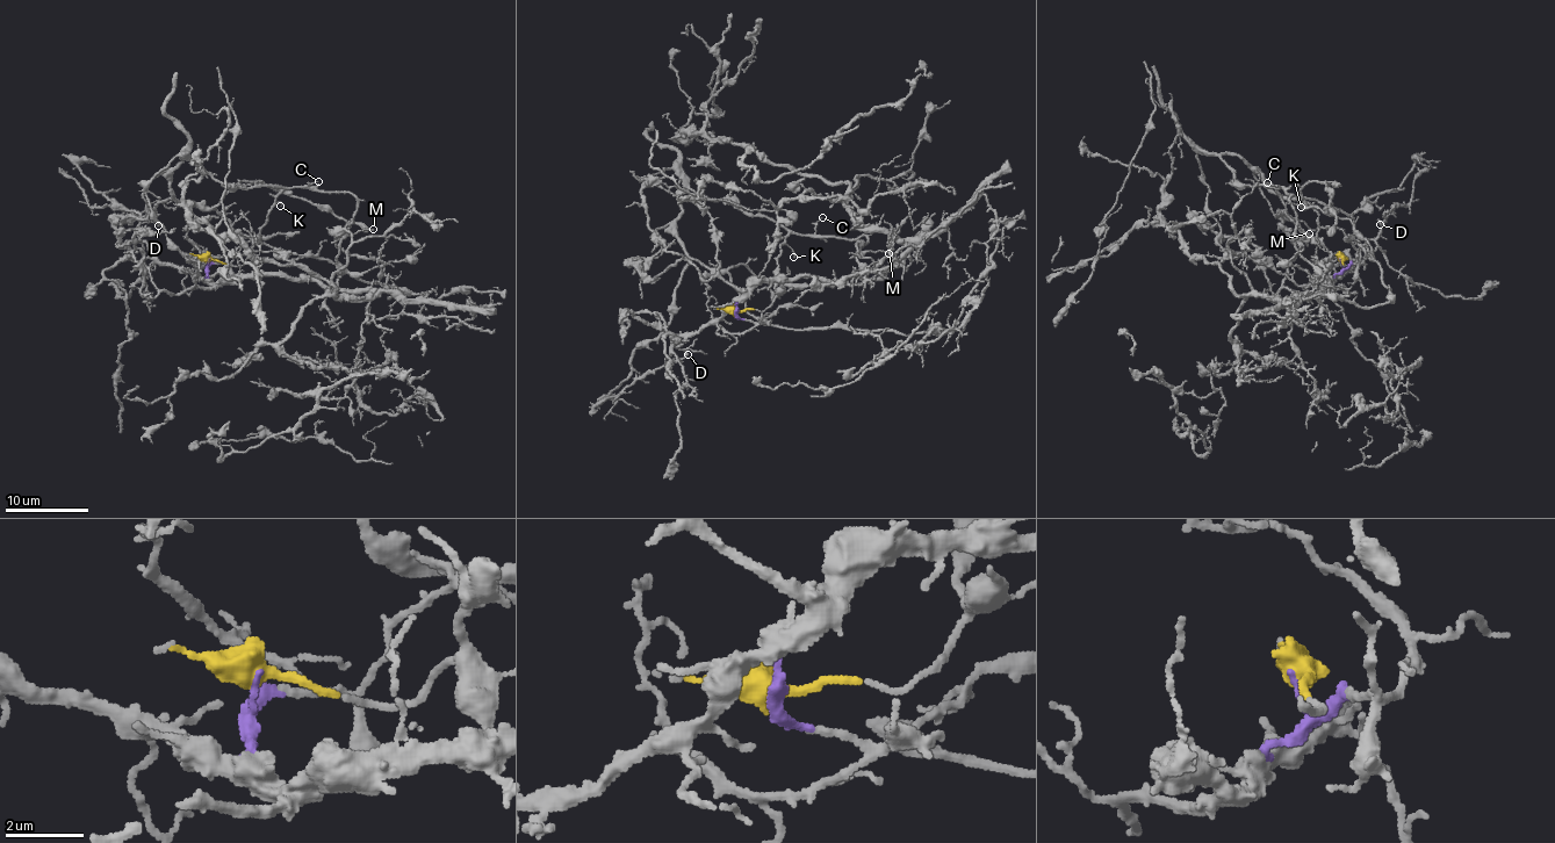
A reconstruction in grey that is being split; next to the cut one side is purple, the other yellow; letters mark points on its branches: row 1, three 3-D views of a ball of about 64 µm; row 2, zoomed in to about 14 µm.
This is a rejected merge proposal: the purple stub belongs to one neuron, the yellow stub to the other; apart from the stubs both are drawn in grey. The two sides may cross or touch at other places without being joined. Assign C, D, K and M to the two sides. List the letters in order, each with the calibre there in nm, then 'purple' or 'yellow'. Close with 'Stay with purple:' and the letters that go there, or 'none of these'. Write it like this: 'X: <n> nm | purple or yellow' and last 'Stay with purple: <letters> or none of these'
C: 80 nm | yellow
D: 180 nm | purple
K: 120 nm | yellow
M: 130 nm | yellow
Stay with purple: D

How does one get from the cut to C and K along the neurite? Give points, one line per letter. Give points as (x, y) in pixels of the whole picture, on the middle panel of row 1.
C: (736, 309), (767, 309), (775, 297), (774, 276), (779, 246), (792, 233), (813, 235), (814, 224), (822, 218)
K: (736, 309), (767, 309), (775, 297), (774, 276), (779, 246), (786, 244), (793, 257)

